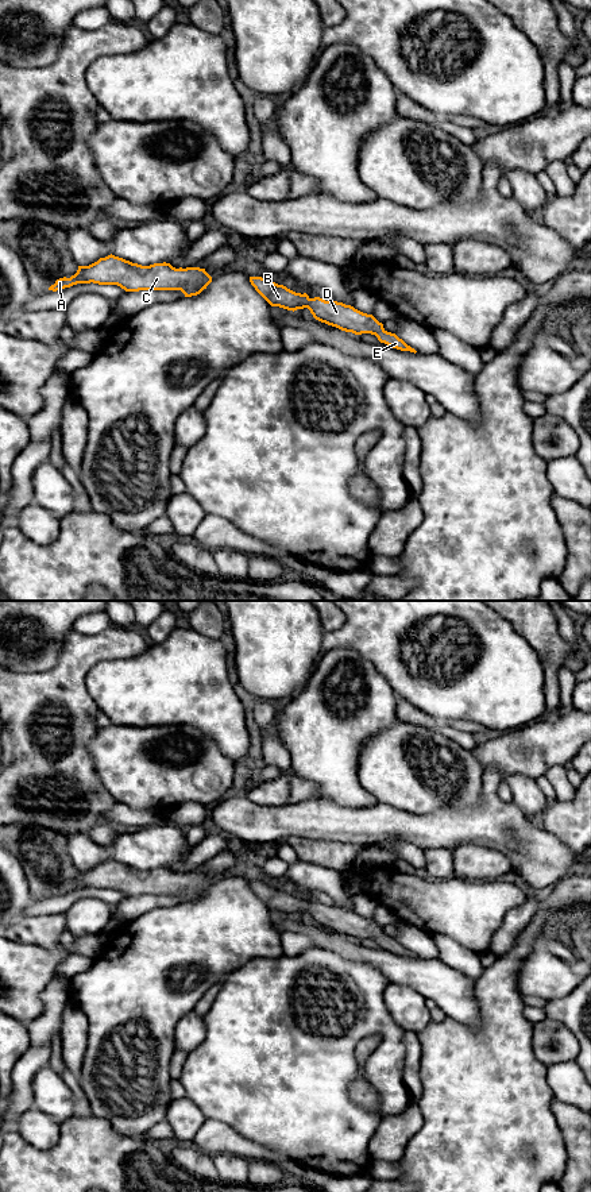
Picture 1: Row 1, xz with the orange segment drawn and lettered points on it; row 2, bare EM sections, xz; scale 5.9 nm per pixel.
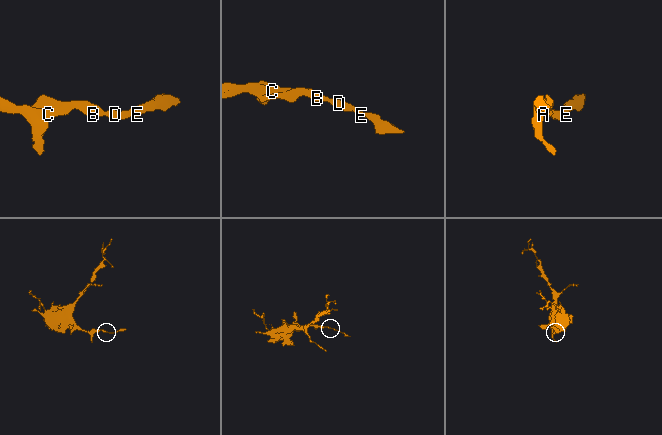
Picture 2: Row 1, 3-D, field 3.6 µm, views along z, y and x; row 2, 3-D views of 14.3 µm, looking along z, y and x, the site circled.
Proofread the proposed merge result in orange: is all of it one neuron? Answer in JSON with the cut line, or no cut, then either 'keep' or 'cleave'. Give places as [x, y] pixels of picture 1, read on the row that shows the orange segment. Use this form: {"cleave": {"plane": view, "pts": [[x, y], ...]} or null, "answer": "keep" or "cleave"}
{"cleave": null, "answer": "keep"}

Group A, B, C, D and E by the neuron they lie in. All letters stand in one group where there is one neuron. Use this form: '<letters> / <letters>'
A B C D E

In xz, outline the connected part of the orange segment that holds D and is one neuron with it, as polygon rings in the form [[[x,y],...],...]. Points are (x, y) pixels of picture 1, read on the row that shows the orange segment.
[[[250,277],[255,290],[271,305],[287,310],[308,308],[313,317],[321,323],[336,327],[355,335],[371,333],[393,348],[417,352],[395,333],[387,332],[383,324],[372,315],[363,313],[351,305],[337,301],[325,301],[320,297],[310,298],[306,293],[296,293],[283,285],[278,285],[262,277]]]

